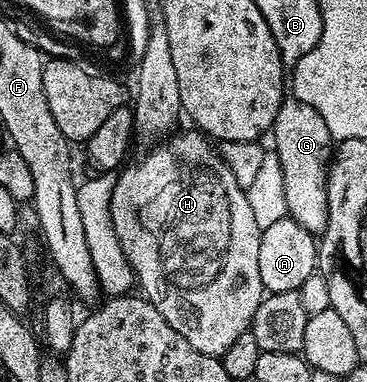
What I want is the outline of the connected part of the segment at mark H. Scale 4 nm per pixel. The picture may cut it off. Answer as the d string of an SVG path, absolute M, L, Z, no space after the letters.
M176 132L174 135L168 136L162 143L156 144L159 146L152 153L145 154L140 161L133 162L134 160L132 160L122 166L116 179L116 186L113 187L112 225L116 229L121 249L127 257L128 263L131 264L134 280L139 289L143 288L140 289L142 296L146 297L149 303L153 303L153 307L157 307L157 311L161 311L161 315L165 315L165 323L169 323L169 327L173 327L173 331L177 331L177 335L181 335L181 339L186 339L190 345L197 347L197 351L201 351L205 355L222 358L223 353L229 351L230 345L241 334L250 330L254 312L257 311L258 305L265 296L261 283L261 271L257 267L257 255L261 247L259 238L261 230L257 227L257 219L253 219L253 210L249 208L246 188L238 185L236 176L223 161L222 152L202 132L194 132Z

